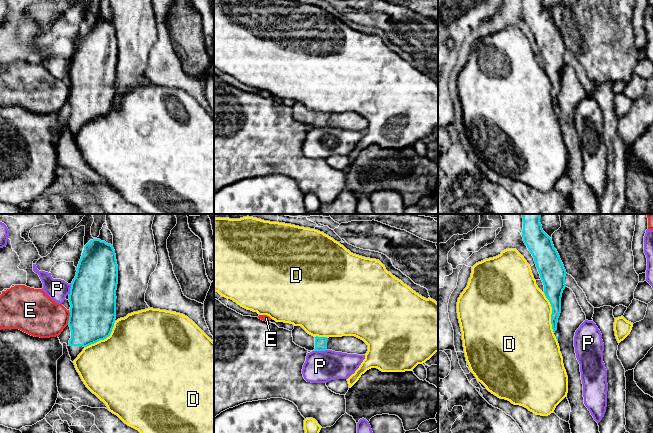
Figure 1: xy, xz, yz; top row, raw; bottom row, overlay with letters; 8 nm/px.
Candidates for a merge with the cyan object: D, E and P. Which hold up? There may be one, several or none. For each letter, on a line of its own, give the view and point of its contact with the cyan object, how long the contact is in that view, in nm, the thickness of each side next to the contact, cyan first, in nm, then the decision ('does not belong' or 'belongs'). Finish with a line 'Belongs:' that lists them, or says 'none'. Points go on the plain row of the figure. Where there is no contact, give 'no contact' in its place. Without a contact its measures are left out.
D: yz (552, 88) | 340 nm | 180/480 nm | does not belong
E: xy (69, 93) | 120 nm | 380/340 nm | does not belong
P: xz (320, 126) | 110 nm | 100/260 nm | does not belong
Belongs: none

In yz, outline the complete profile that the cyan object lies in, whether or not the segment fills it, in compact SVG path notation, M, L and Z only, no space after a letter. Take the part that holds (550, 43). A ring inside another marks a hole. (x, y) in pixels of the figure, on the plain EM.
M523 0L522 13L534 34L544 61L543 68L552 83L552 105L568 152L572 214L600 214L598 199L584 180L580 140L574 123L575 108L586 96L586 91L565 60L567 49L551 15L560 3L561 0Z

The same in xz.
M294 102L292 106L293 118L308 127L332 126L347 130L365 131L368 121L355 112L342 113L314 113L301 102Z

